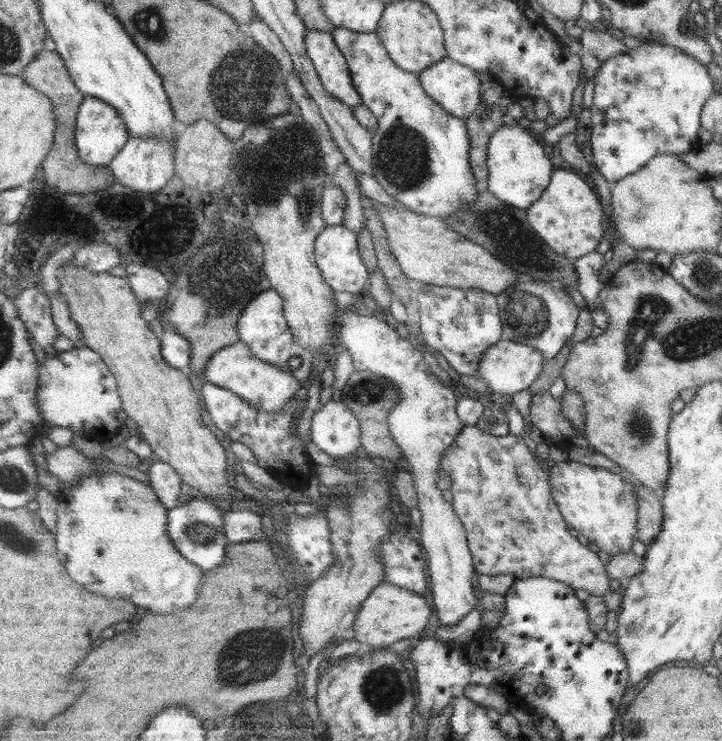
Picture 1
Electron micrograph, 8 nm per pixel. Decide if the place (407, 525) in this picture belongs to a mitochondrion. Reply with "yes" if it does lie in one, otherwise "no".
no

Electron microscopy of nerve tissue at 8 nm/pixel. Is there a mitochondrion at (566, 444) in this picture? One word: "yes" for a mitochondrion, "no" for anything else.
no

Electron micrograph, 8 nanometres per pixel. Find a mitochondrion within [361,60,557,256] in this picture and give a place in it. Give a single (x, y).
(405, 164)

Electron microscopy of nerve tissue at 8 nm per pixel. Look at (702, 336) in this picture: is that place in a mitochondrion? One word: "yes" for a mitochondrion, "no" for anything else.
yes

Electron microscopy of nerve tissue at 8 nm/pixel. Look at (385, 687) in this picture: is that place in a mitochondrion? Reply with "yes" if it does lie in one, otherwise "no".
yes

